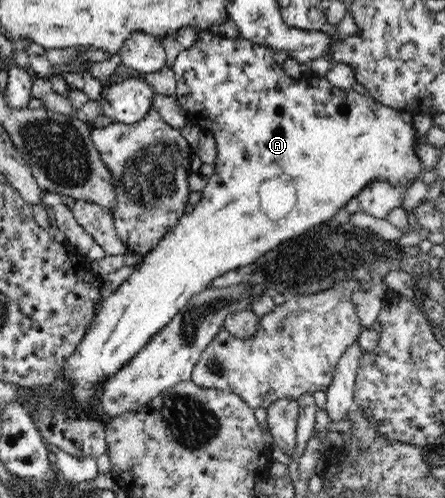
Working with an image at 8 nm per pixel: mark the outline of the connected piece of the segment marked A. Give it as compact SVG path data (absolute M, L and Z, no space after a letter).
M207 31L199 32L195 43L191 47L187 49L179 48L179 53L172 66L177 81L176 98L179 105L184 107L187 120L191 119L193 125L197 125L202 131L213 134L217 147L217 158L214 164L215 173L209 177L205 189L201 192L202 197L194 206L193 211L183 215L175 228L171 229L170 233L165 234L161 241L146 254L142 264L110 297L102 300L102 305L95 313L87 333L77 345L75 351L71 353L71 357L67 357L65 367L61 367L63 368L63 377L71 379L71 383L75 385L73 395L69 395L69 401L73 399L71 405L77 411L85 413L91 407L91 395L95 393L95 383L103 383L103 381L106 383L111 376L118 372L118 369L121 369L125 364L129 364L131 359L146 346L146 343L186 307L191 297L195 297L195 295L211 287L215 277L219 277L219 275L223 275L231 269L254 263L261 255L268 254L272 249L286 242L287 239L292 239L324 222L330 221L343 209L342 207L349 199L357 197L359 193L366 189L367 185L374 184L375 181L387 181L392 187L402 188L405 185L411 185L416 178L420 178L423 162L419 160L419 155L417 155L417 149L419 149L418 135L416 135L413 125L415 113L410 113L409 110L395 109L394 106L383 105L369 94L359 94L352 88L339 89L331 85L328 79L317 79L317 76L309 77L309 81L303 81L303 85L299 85L299 81L293 81L291 76L285 75L281 64L273 58L273 54L274 51L270 48L255 44L241 35L235 38L225 38L217 32Z

